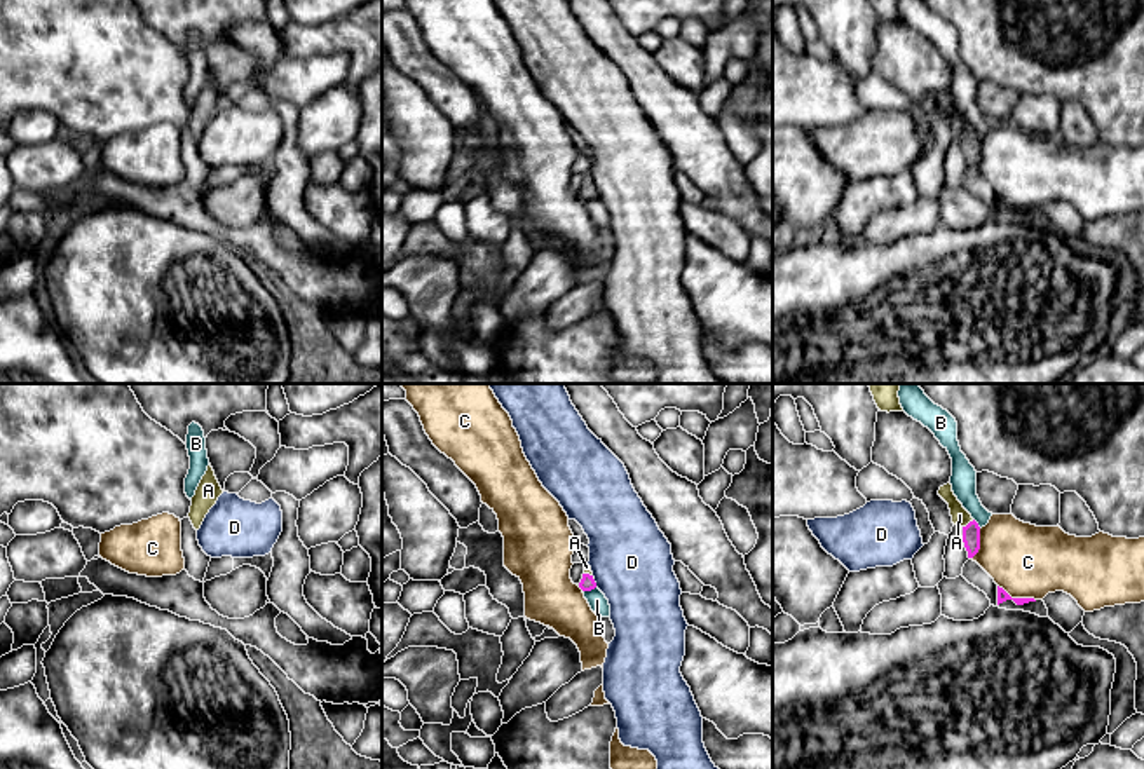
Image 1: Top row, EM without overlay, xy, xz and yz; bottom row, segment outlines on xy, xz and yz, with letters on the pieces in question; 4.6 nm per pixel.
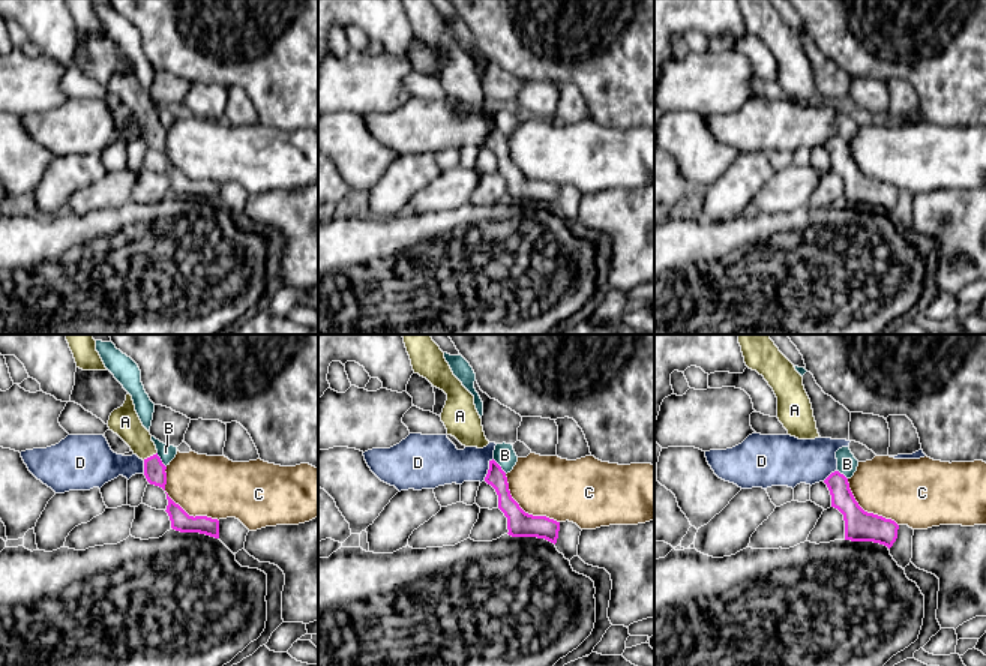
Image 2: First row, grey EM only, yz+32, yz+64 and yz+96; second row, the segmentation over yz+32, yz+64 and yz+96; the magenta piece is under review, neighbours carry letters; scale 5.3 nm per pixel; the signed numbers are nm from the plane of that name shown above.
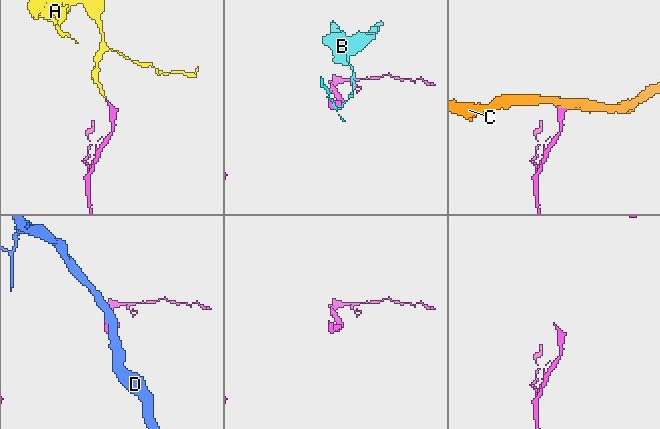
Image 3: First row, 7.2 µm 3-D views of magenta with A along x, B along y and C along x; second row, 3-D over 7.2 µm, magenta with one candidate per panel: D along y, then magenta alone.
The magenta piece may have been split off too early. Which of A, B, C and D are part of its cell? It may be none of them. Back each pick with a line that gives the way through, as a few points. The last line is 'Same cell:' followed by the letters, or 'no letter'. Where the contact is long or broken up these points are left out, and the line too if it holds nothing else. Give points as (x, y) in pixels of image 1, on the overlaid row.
A: runs through yz (972, 530), (970, 522), (960, 515)
Same cell: A

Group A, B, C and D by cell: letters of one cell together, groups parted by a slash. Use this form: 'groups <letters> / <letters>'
groups A / B / C / D

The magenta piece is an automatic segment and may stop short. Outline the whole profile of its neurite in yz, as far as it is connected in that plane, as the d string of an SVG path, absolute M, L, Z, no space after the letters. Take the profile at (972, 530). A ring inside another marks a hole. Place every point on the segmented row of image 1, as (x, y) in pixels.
M952 485L940 487L938 495L949 504L952 523L963 527L963 542L968 551L968 558L973 558L980 549L980 527L971 514L963 507L952 492Z

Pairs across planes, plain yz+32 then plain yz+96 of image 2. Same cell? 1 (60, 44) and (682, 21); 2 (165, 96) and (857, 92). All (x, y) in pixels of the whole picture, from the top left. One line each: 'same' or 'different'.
1: same
2: different

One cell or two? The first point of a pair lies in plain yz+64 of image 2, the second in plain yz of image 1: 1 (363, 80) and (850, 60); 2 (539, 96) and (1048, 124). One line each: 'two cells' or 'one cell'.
1: two cells
2: one cell

